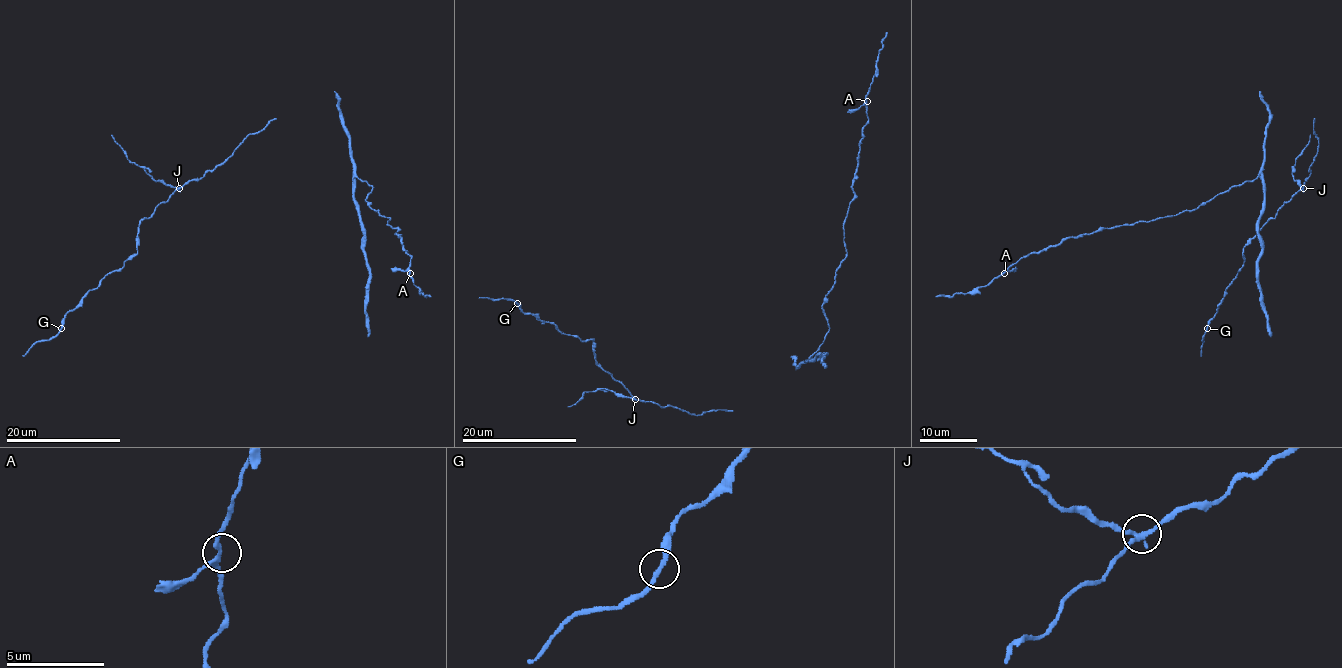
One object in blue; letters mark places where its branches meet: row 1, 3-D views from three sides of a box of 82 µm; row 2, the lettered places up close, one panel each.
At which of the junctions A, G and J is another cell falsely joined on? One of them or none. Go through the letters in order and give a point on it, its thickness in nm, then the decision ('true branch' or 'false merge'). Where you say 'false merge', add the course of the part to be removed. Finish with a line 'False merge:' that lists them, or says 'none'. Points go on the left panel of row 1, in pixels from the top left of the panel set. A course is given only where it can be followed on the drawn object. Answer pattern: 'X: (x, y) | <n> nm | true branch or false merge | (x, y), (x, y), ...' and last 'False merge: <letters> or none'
A: (410, 273) | 200 nm | true branch
G: (61, 328) | 200 nm | true branch
J: (179, 188) | 190 nm | false merge | (178, 188), (155, 181), (129, 159), (111, 135)
False merge: J

